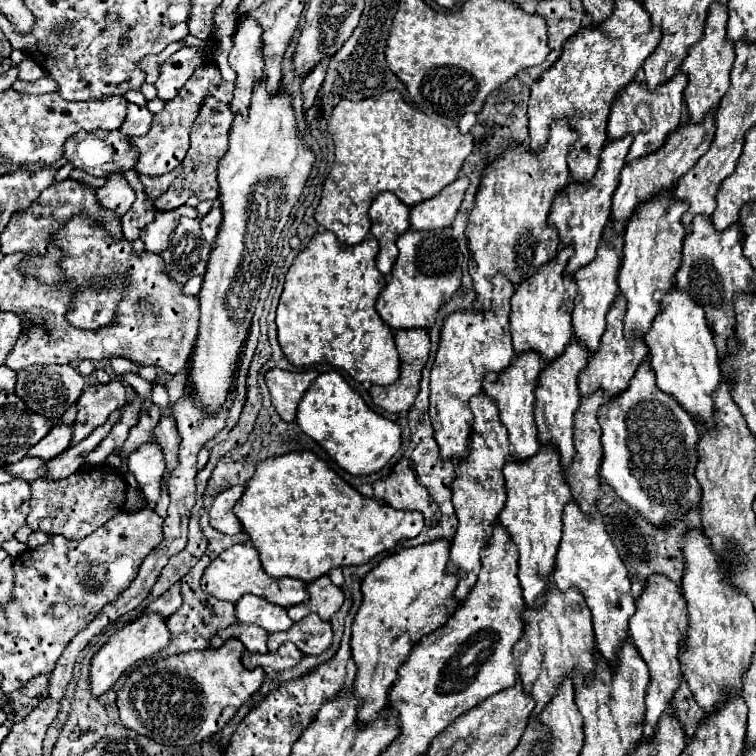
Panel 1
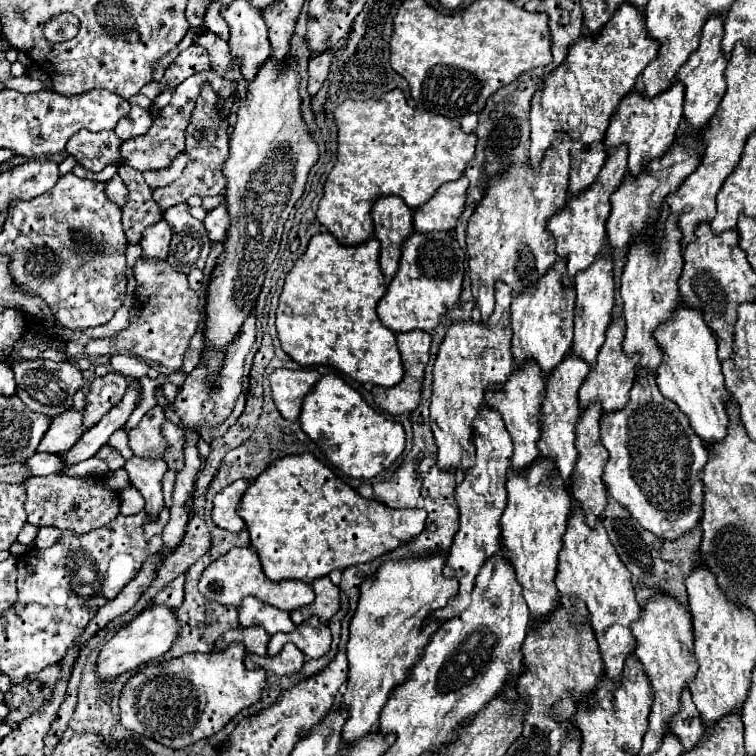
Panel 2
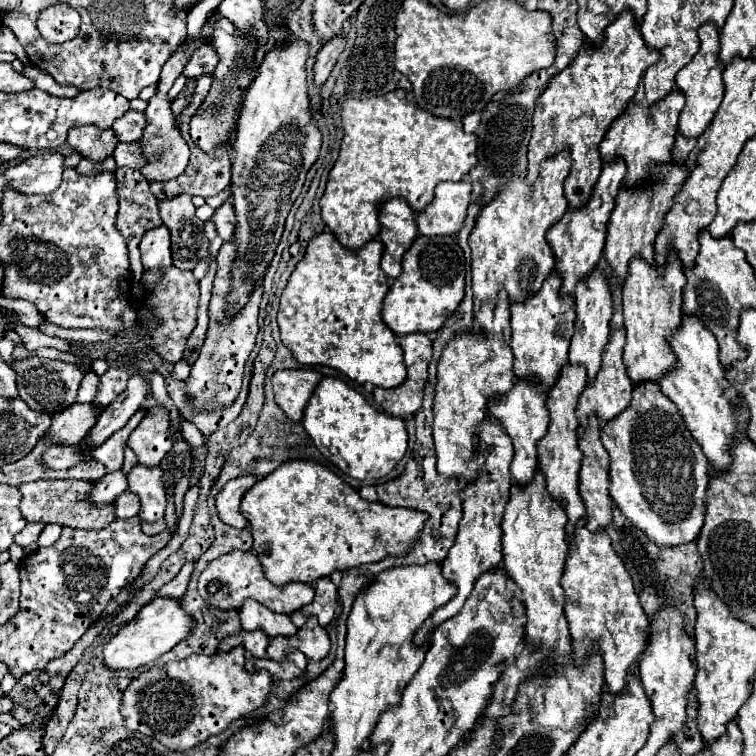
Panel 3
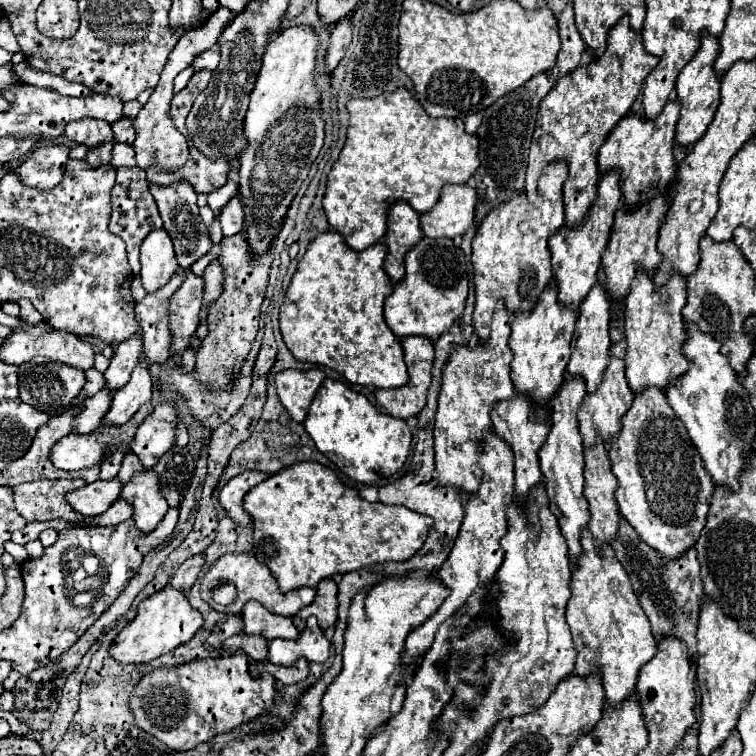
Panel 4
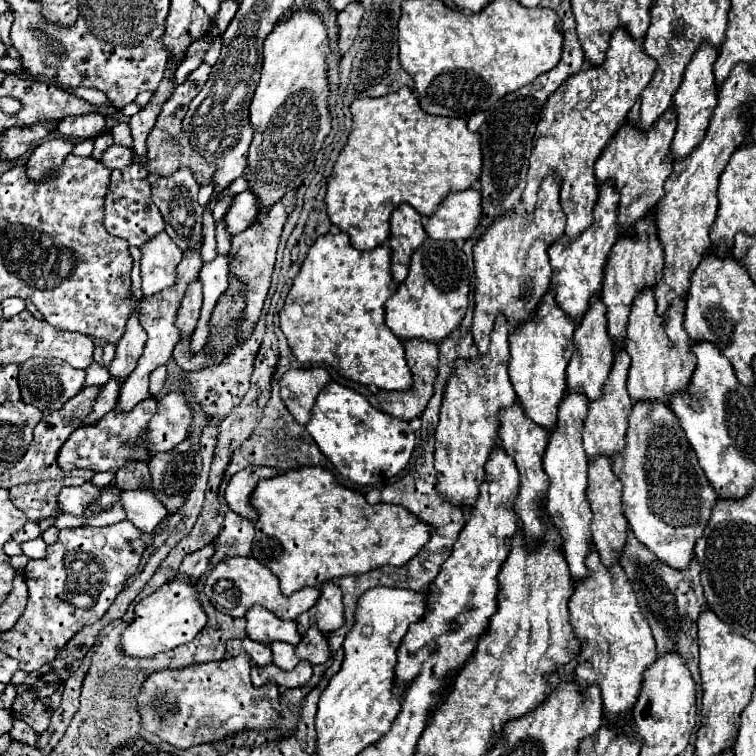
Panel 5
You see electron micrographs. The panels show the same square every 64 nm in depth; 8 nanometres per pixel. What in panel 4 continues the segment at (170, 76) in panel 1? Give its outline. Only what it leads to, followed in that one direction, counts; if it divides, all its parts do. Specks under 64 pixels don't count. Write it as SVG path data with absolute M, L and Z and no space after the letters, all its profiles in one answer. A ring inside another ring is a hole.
M214 44L212 48L204 50L200 56L196 56L194 60L194 70L202 70L202 68L208 68L208 70L216 70L220 62L220 48L218 44Z

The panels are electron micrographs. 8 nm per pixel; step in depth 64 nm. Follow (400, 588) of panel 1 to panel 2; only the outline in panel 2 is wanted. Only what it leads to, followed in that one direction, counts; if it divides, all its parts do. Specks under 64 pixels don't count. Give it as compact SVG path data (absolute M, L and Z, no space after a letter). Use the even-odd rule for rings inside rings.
M444 554L386 562L372 578L362 582L358 608L350 620L350 638L346 644L346 656L348 656L348 666L350 666L348 682L346 682L344 694L340 696L340 708L348 710L348 720L344 722L344 728L342 728L344 742L356 742L364 738L370 730L378 728L380 710L390 700L396 686L400 686L400 682L404 682L406 676L410 676L410 670L420 662L420 656L424 654L424 648L428 646L432 632L436 632L438 628L438 622L424 624L426 618L434 610L444 608L448 600L454 598L458 592L458 580L442 576L444 562L446 562Z

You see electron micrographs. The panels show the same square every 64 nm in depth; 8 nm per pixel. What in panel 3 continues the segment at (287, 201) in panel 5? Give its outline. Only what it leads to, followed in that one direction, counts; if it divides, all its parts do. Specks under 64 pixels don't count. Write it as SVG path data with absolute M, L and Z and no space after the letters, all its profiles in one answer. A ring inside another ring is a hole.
M228 240L222 244L216 256L218 272L216 272L212 300L210 300L210 326L208 326L200 356L192 364L192 372L188 378L188 394L194 398L196 408L216 408L236 400L242 386L244 364L254 348L254 340L258 334L258 306L262 300L264 278L260 278L260 284L252 290L252 296L248 296L248 304L244 304L246 308L240 308L238 312L228 314L226 306L228 306L228 292L232 292L232 276L230 276L232 260L236 260L236 242Z

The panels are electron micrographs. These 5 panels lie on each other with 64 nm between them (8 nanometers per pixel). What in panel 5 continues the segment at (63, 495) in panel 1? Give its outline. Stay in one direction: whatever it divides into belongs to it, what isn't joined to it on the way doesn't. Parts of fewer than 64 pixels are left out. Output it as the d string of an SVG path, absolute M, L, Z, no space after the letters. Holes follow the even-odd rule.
M62 478L62 480L12 486L8 492L16 508L20 508L28 516L28 520L38 522L58 512L58 492L64 486L80 486L82 482L84 482L82 478Z

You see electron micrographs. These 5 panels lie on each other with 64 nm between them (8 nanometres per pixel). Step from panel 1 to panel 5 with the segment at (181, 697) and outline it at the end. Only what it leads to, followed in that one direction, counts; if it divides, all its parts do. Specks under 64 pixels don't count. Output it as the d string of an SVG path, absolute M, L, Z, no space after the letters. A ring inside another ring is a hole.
M238 654L236 658L220 660L220 662L204 662L186 666L180 670L160 670L148 676L144 682L140 694L136 696L138 712L142 718L142 726L160 736L164 742L172 744L174 748L190 748L196 744L206 742L220 742L226 738L232 738L244 730L256 730L256 732L268 732L278 726L280 720L280 692L278 686L268 682L264 688L256 688L250 680L252 664L248 660L248 654Z

